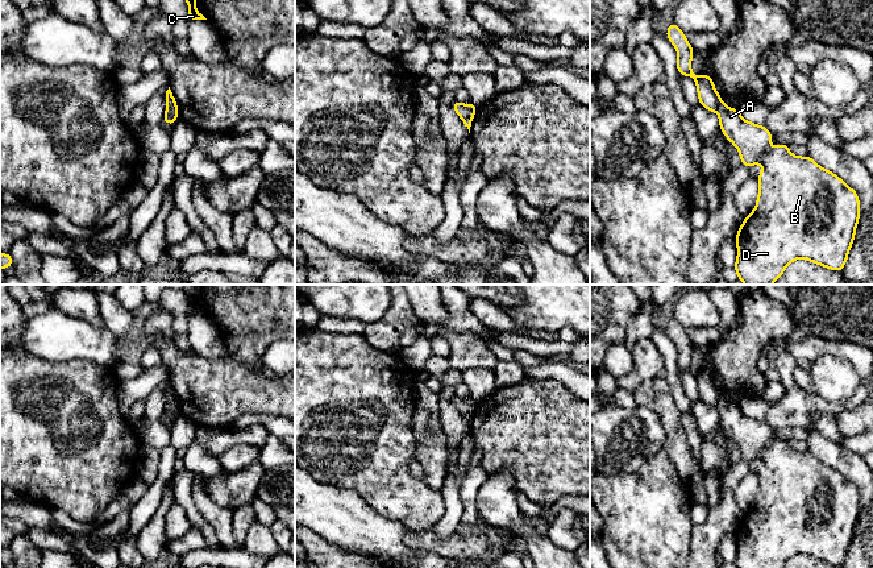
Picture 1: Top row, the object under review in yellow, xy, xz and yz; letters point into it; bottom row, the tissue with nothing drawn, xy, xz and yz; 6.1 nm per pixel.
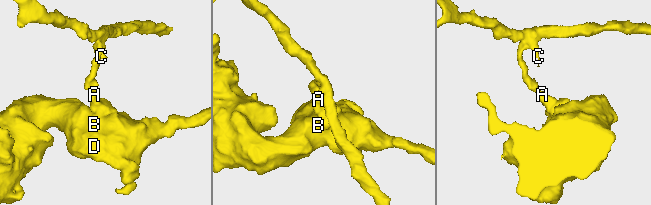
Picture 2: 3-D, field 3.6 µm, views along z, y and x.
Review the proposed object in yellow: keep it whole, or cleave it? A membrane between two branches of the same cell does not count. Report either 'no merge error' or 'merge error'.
merge error

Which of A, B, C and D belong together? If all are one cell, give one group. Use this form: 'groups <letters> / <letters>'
groups A B D / C

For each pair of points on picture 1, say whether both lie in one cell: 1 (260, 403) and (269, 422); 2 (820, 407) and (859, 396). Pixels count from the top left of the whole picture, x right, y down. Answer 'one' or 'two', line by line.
1: two
2: one

